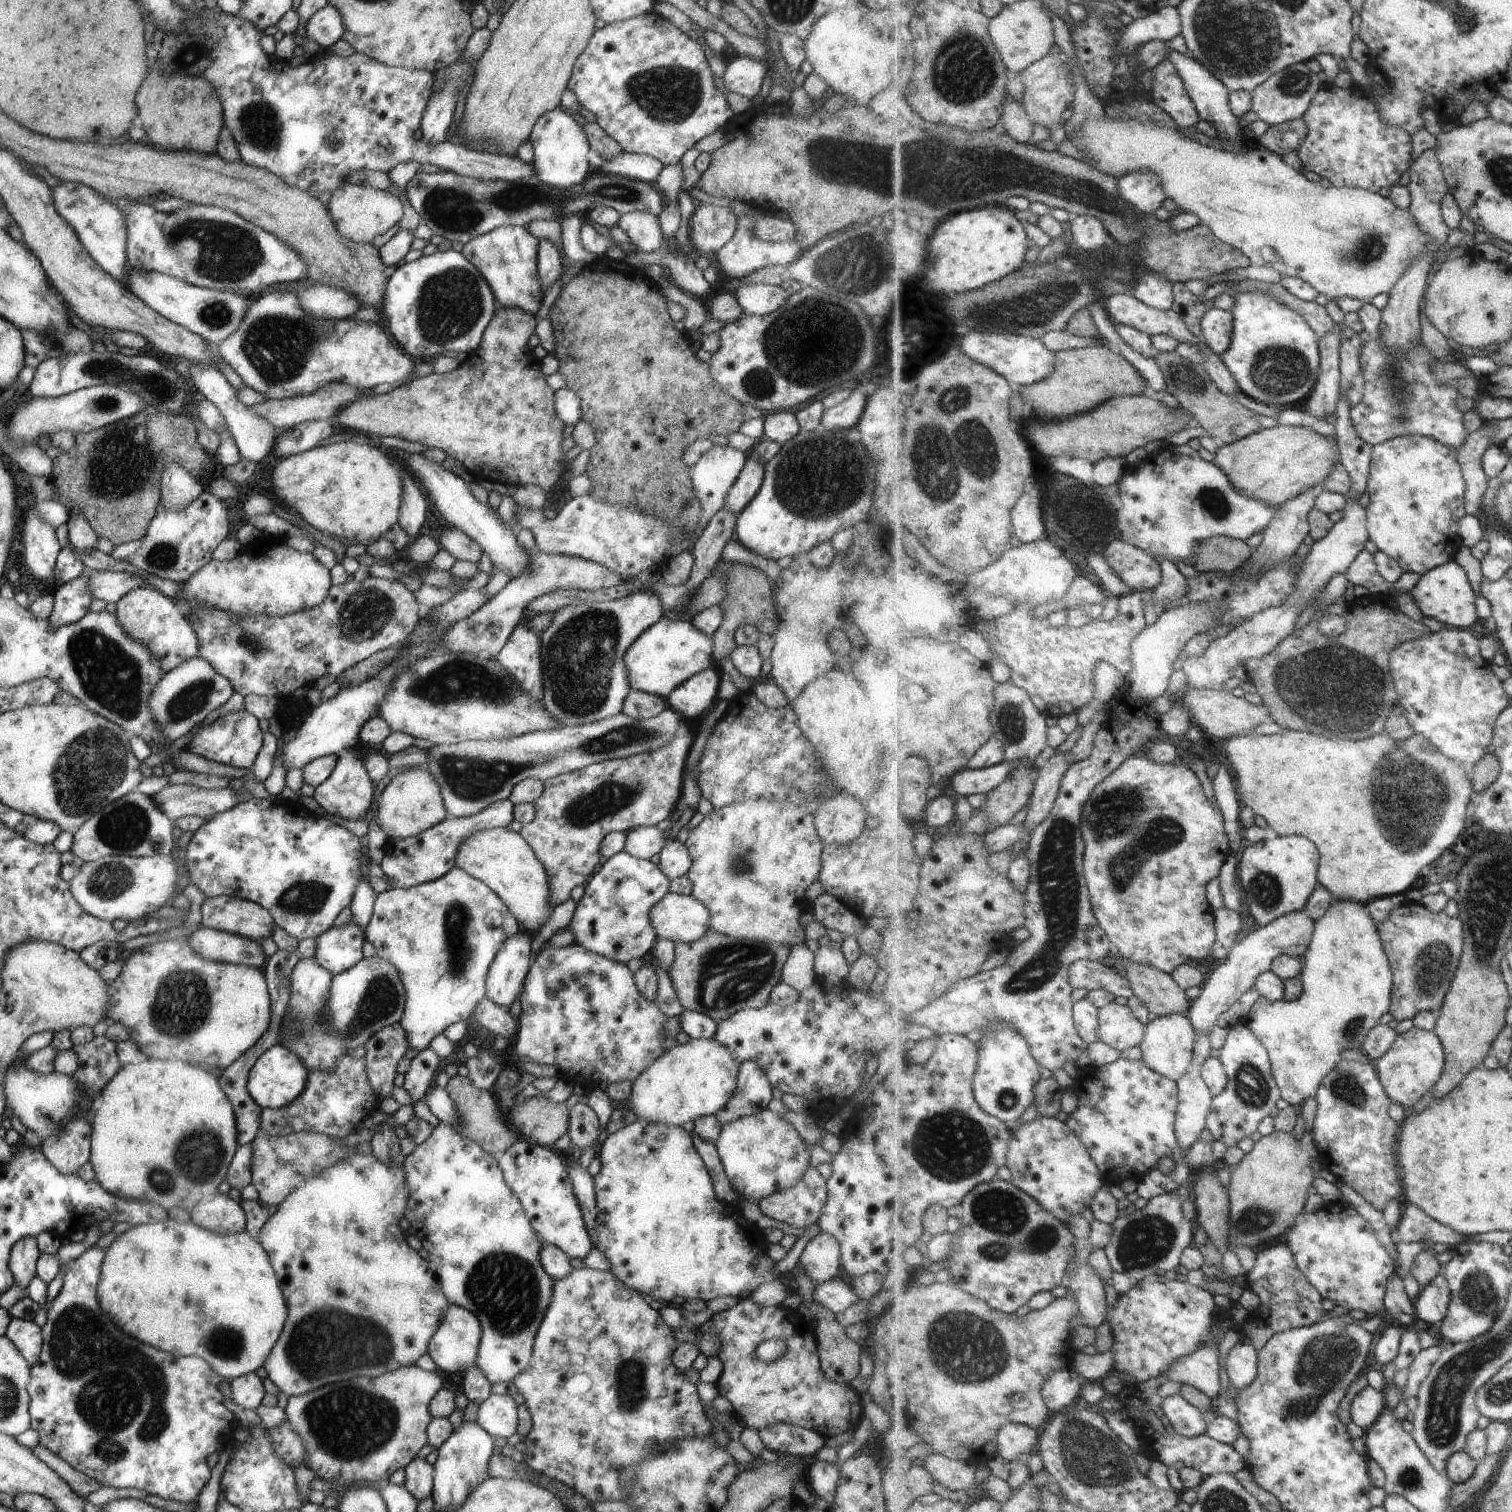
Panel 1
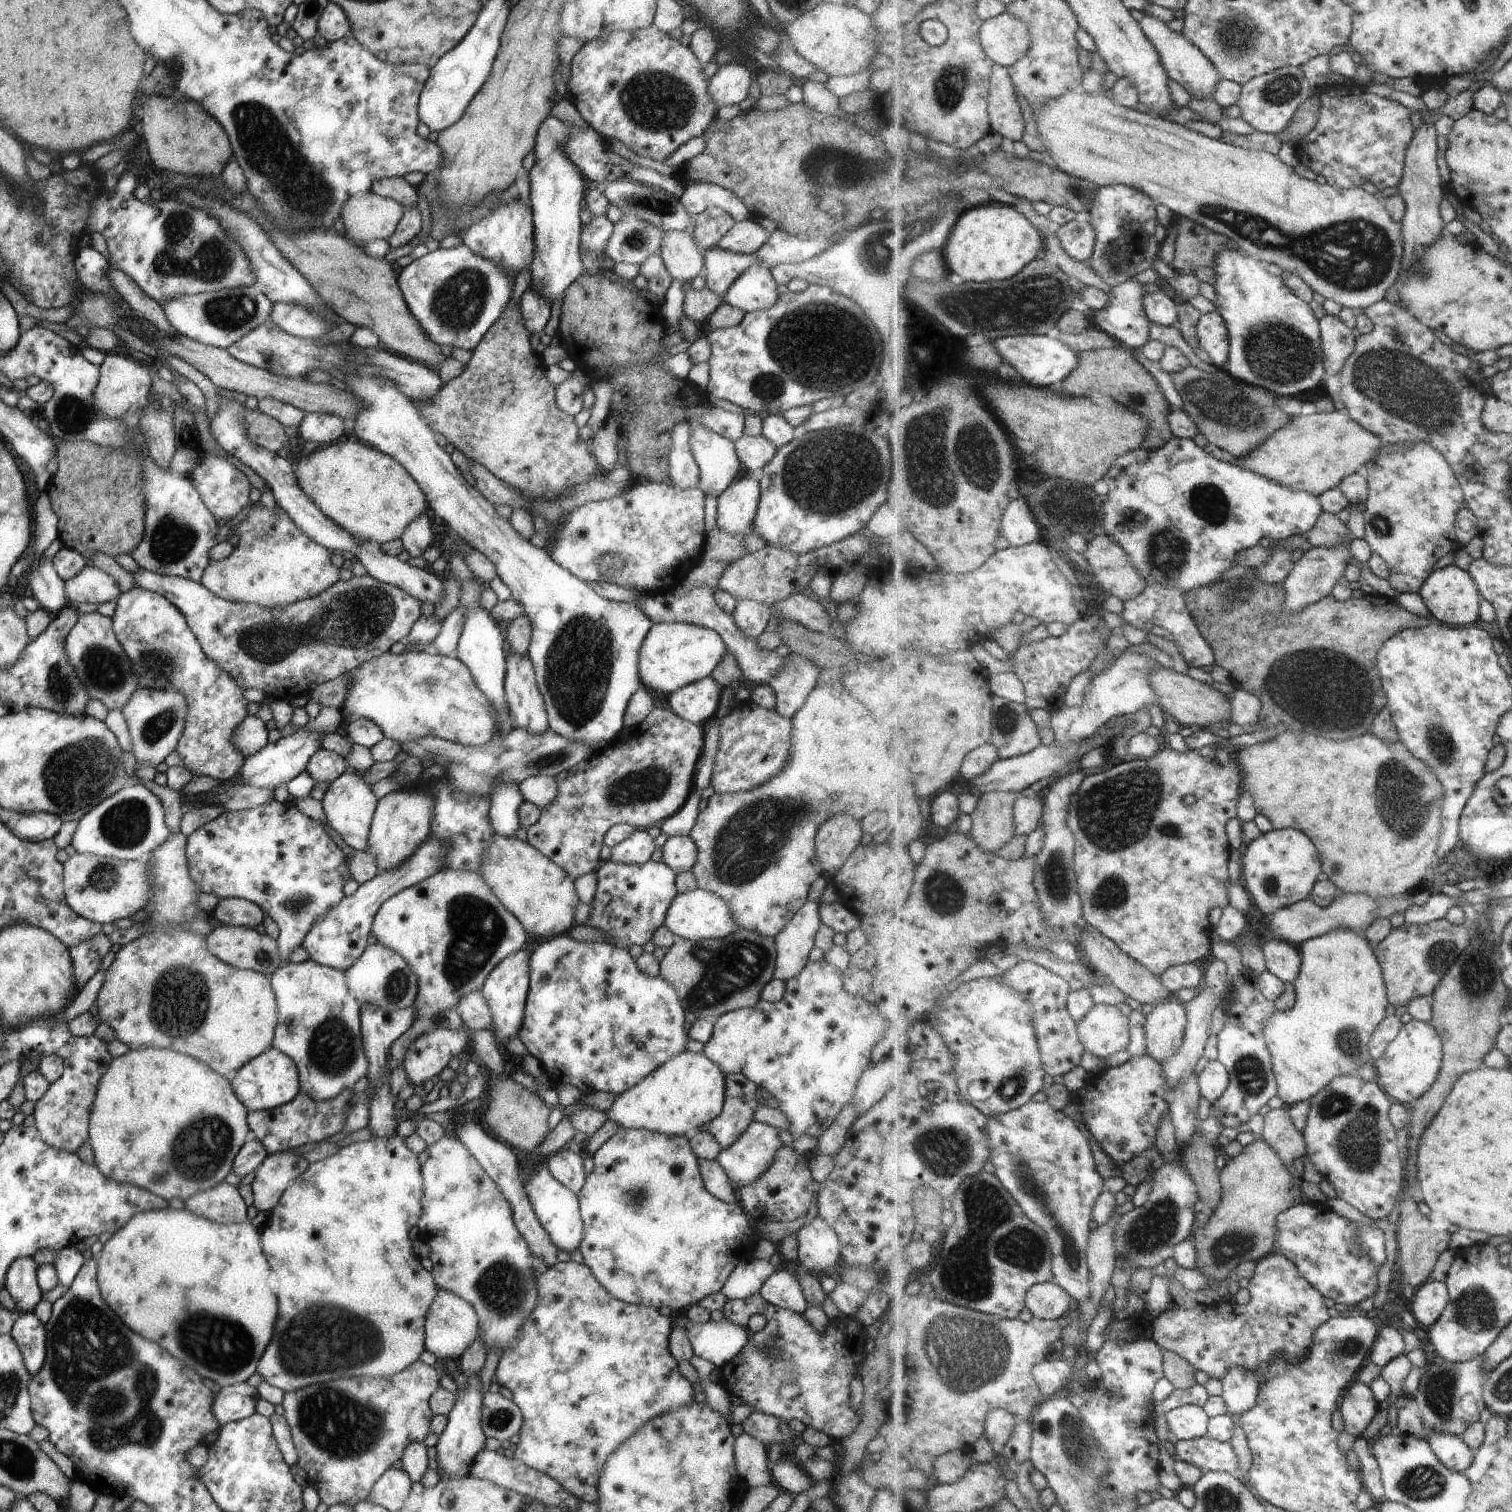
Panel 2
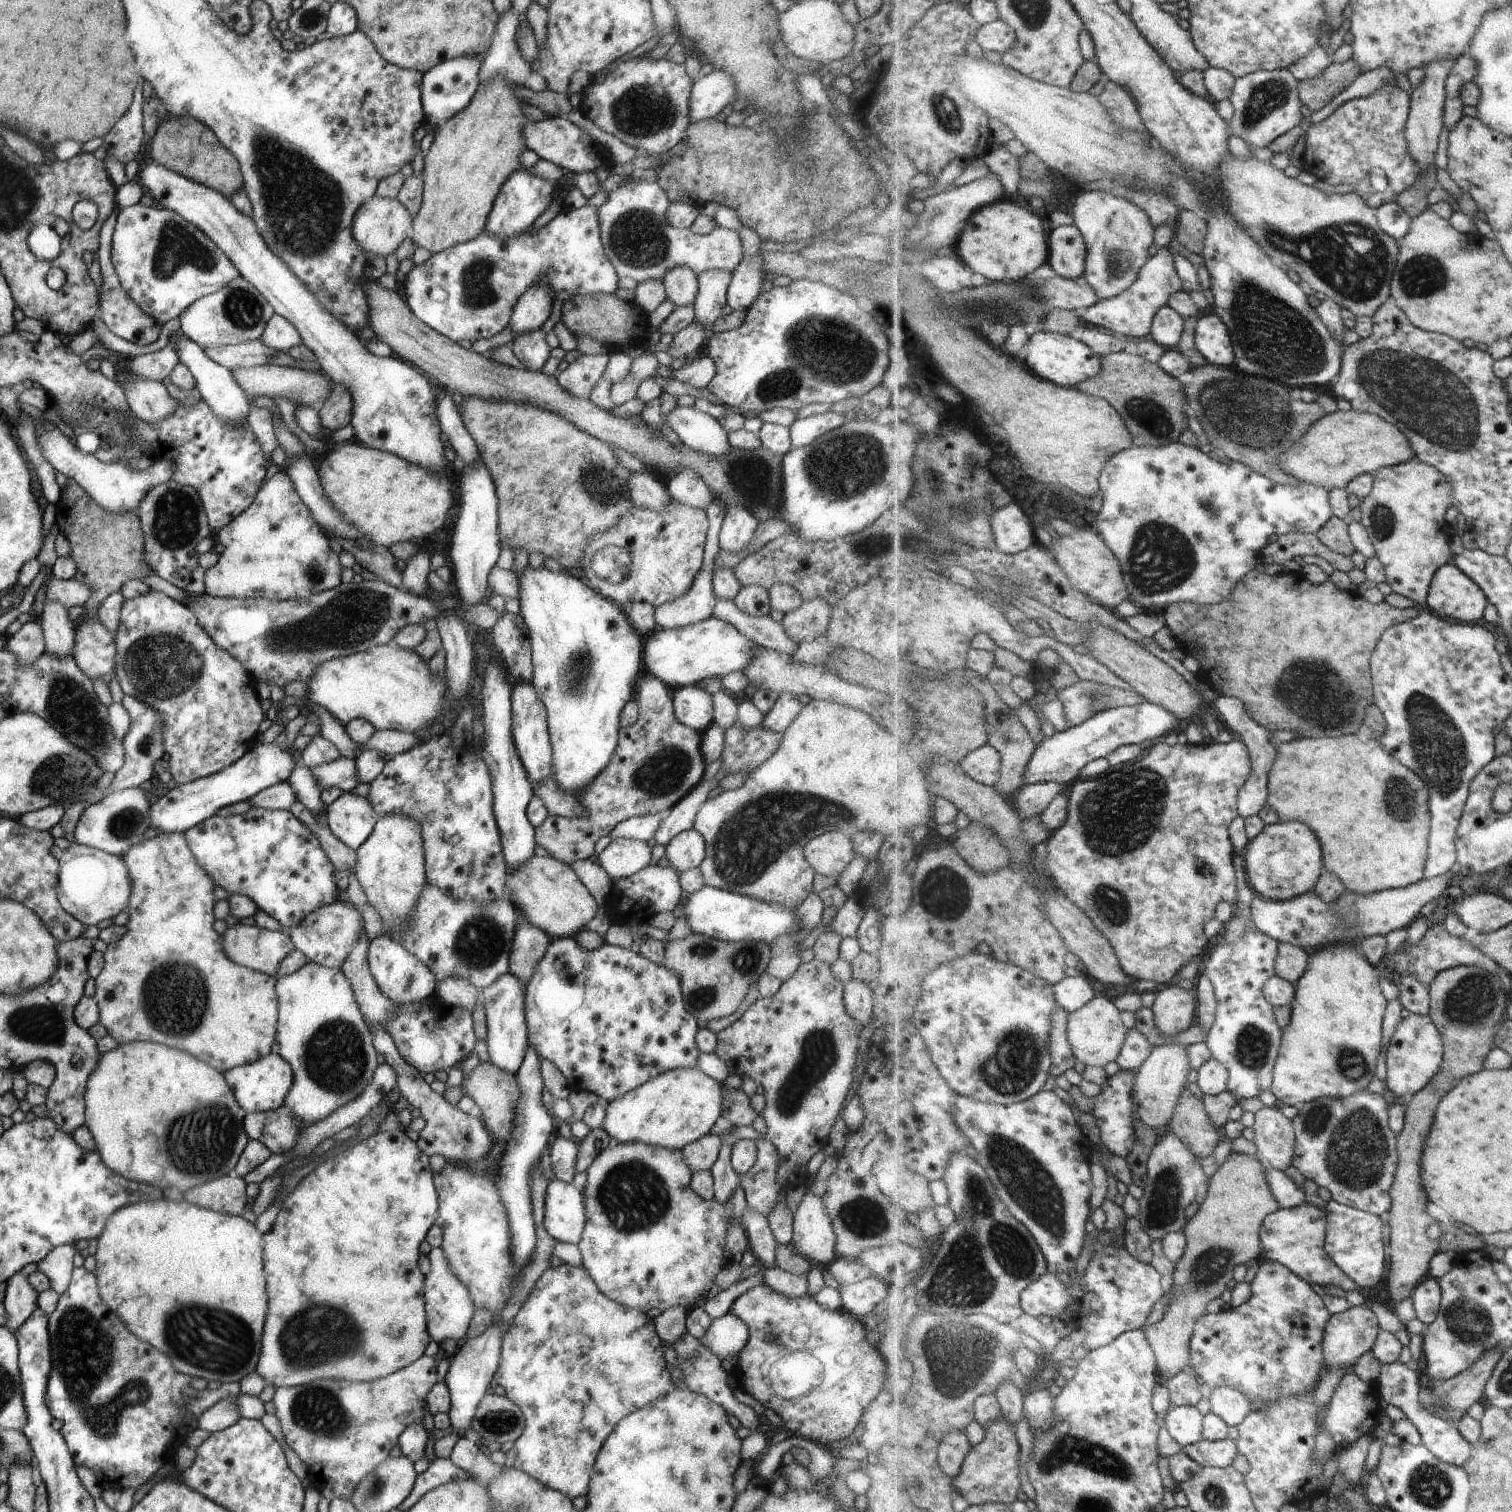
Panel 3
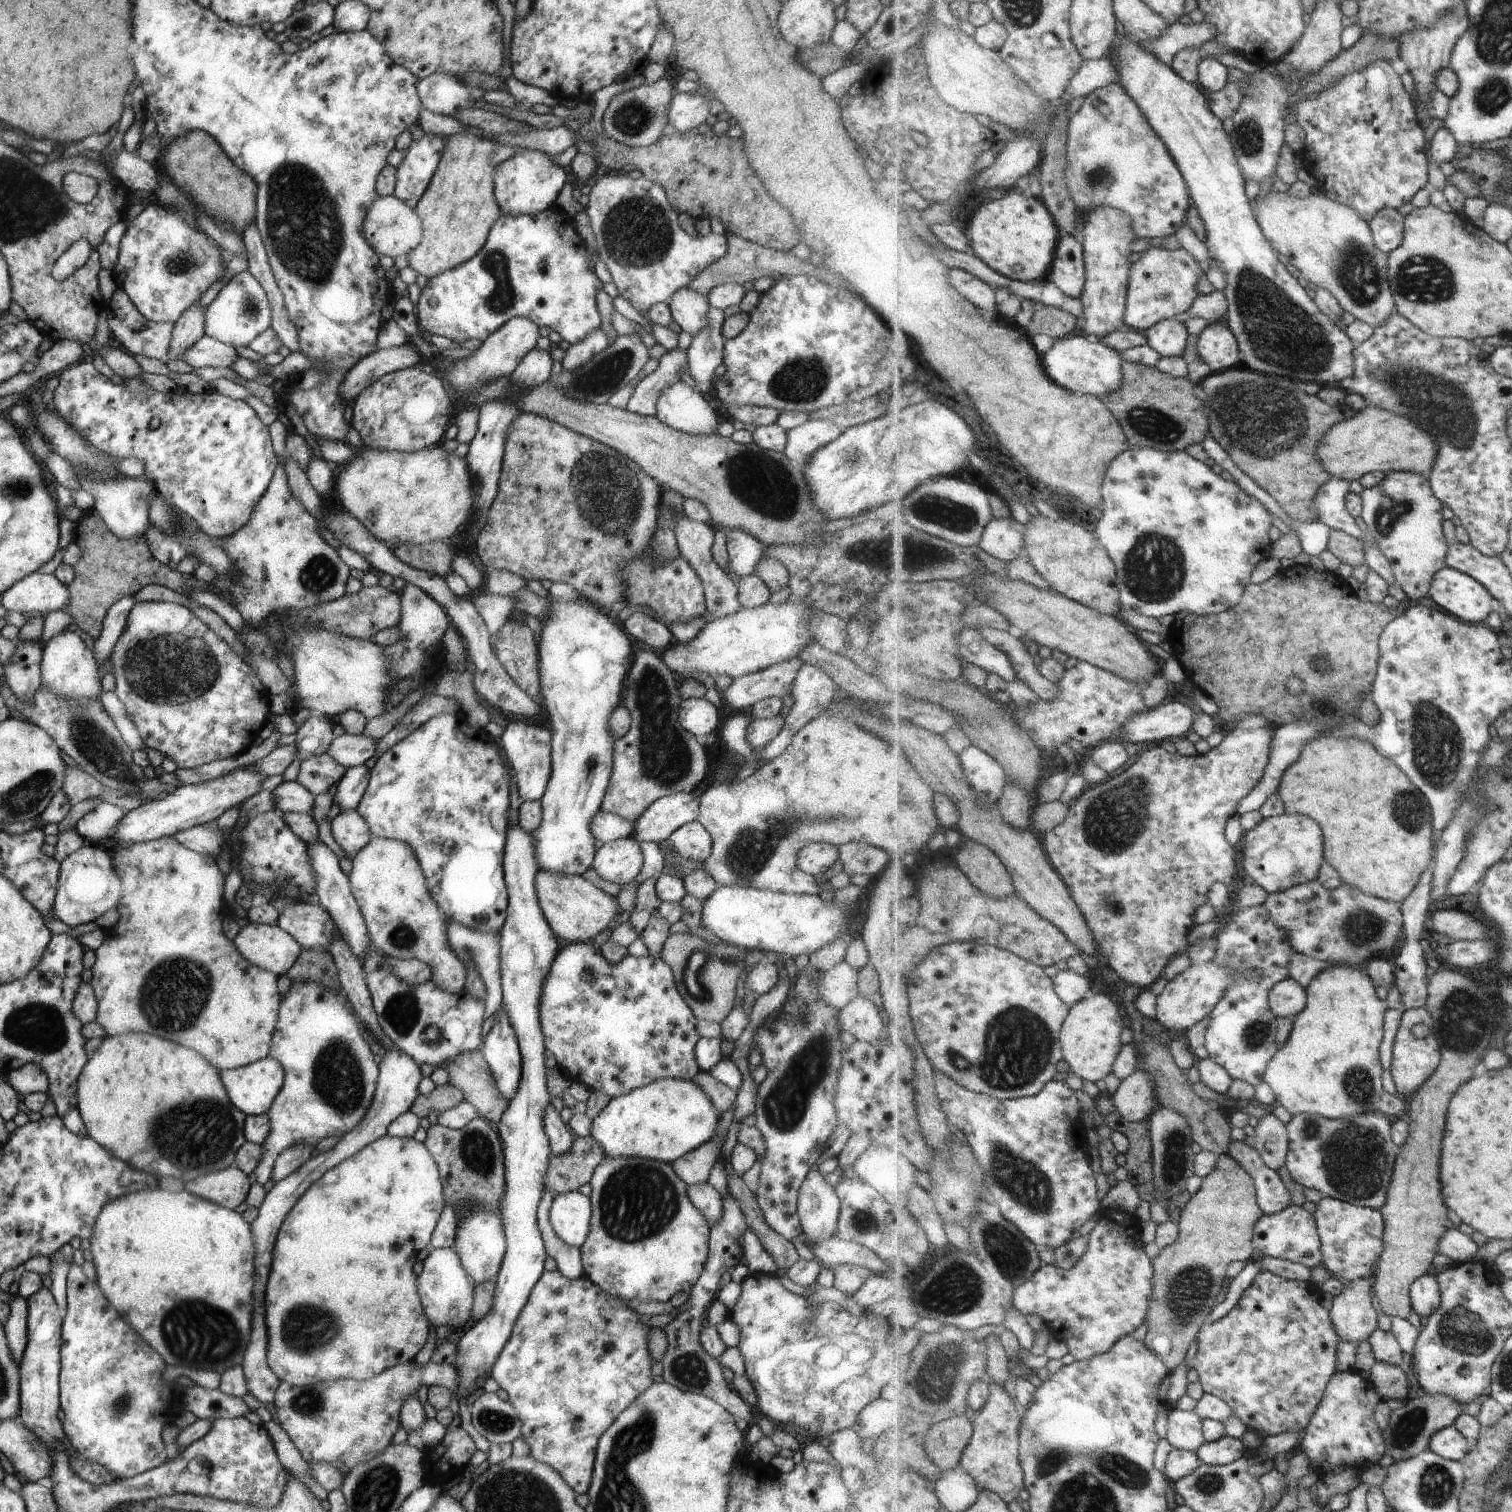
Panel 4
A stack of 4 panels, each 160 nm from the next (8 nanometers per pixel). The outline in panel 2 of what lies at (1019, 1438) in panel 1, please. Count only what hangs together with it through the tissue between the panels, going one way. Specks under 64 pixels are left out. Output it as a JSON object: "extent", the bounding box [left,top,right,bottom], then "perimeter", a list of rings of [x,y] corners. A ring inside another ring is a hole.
{"extent":[985,1409,1016,1456],"perimeter":[[[993,1409],[986,1416],[985,1436],[997,1456],[1003,1454],[1016,1425],[1016,1416],[1005,1409]]]}

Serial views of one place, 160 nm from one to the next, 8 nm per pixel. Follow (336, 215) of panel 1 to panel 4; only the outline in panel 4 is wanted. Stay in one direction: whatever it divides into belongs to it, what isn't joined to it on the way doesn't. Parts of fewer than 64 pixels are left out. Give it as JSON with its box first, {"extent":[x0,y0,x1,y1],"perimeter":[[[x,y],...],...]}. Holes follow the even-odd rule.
{"extent":[363,195,422,259],"perimeter":[[[392,195],[378,196],[368,207],[363,220],[363,238],[379,257],[388,256],[395,259],[396,256],[406,255],[419,244],[421,234],[422,227],[415,211]]]}

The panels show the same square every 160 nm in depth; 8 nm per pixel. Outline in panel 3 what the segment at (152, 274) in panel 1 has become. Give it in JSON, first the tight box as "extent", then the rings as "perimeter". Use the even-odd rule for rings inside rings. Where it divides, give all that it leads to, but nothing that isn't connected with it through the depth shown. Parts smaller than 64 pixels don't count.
{"extent":[177,276,273,349],"perimeter":[[[237,276],[223,288],[195,299],[177,318],[180,320],[179,331],[204,349],[235,345],[259,337],[273,313],[272,306],[261,293],[243,277]]]}

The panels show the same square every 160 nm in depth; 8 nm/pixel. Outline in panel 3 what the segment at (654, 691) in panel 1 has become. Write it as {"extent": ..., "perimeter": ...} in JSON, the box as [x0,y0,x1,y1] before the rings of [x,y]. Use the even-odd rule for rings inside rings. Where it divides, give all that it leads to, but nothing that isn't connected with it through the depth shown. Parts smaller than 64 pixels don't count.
{"extent":[643,617,757,686],"perimeter":[[[709,617],[687,624],[681,628],[658,628],[647,637],[643,646],[643,666],[646,672],[659,678],[665,686],[693,685],[703,678],[723,678],[730,672],[741,672],[749,660],[751,652],[757,644],[749,638],[745,638],[741,632],[722,620]]]}

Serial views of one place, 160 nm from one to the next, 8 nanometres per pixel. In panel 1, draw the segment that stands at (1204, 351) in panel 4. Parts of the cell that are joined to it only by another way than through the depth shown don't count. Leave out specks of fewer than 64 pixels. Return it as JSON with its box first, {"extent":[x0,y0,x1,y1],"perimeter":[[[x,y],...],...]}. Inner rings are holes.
{"extent":[1202,309,1234,356],"perimeter":[[[1209,309],[1202,320],[1205,342],[1221,356],[1230,348],[1234,336],[1234,314],[1231,310]]]}

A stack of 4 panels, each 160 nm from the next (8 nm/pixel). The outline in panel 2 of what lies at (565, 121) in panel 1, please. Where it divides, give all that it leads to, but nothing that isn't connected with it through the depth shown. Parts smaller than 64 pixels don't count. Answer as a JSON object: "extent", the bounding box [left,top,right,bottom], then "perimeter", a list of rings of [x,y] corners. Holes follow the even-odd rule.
{"extent":[528,116,588,305],"perimeter":[[[551,116],[544,118],[534,136],[532,152],[535,160],[528,170],[530,209],[534,226],[530,285],[539,289],[548,298],[550,305],[555,297],[564,294],[564,290],[575,278],[586,272],[579,257],[578,234],[581,226],[579,211],[583,207],[582,200],[588,183],[581,171],[567,158],[563,144],[567,135],[568,125],[564,122]]]}

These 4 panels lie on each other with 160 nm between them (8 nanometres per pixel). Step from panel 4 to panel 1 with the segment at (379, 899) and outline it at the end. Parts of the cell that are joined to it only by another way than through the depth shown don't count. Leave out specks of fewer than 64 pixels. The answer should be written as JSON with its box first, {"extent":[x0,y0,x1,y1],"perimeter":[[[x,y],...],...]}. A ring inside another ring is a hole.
{"extent":[377,767,518,1043],"perimeter":[[[419,767],[407,769],[392,777],[377,800],[378,826],[386,834],[387,840],[413,836],[447,816],[439,785],[427,769],[421,770]],[[483,997],[477,1005],[475,1005],[472,1016],[485,1030],[494,1034],[494,1036],[502,1036],[509,1043],[515,1042],[512,1035],[517,1036],[518,1024],[515,1019],[509,1015],[509,1011],[503,1007],[493,1004],[487,997]]]}

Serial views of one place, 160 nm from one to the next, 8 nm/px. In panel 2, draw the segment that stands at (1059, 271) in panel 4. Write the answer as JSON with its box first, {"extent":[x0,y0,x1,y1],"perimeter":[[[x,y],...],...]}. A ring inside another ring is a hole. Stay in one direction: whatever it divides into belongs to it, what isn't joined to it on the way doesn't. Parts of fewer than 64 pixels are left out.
{"extent":[1055,220,1097,262],"perimeter":[[[1089,220],[1071,221],[1065,226],[1056,228],[1055,233],[1061,247],[1074,260],[1083,262],[1093,256],[1097,232]]]}

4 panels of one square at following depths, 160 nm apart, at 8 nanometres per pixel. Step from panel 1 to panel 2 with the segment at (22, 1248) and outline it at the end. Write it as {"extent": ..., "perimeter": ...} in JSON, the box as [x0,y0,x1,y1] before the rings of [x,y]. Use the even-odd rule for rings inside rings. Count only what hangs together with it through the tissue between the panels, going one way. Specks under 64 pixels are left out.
{"extent":[4,1256,41,1314],"perimeter":[[[24,1256],[14,1258],[7,1267],[4,1287],[15,1301],[15,1311],[18,1314],[32,1312],[40,1301],[41,1291],[36,1281],[36,1266],[32,1256]]]}

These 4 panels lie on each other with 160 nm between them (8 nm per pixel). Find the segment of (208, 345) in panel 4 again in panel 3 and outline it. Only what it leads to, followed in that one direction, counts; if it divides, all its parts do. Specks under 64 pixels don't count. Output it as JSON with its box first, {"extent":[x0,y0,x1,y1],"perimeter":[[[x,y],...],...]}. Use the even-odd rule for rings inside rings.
{"extent":[203,336,275,370],"perimeter":[[[260,336],[235,345],[211,346],[203,349],[204,355],[227,370],[233,367],[269,365],[275,349],[266,347]]]}

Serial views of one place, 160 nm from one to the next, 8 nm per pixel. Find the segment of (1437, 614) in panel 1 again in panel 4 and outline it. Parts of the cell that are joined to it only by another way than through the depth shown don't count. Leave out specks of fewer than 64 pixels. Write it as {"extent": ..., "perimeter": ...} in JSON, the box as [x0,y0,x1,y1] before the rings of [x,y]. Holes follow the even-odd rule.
{"extent":[1429,567,1495,625],"perimeter":[[[1450,567],[1435,574],[1429,596],[1448,614],[1465,623],[1485,625],[1491,612],[1495,612],[1495,596],[1473,576]]]}

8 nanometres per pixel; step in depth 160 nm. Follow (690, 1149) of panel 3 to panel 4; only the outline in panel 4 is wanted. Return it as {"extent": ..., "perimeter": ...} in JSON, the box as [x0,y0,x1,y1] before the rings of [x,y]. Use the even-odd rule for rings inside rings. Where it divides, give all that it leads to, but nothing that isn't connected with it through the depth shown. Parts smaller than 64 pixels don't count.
{"extent":[670,1106,734,1186],"perimeter":[[[734,1106],[728,1112],[719,1114],[714,1134],[706,1142],[670,1163],[675,1175],[686,1186],[707,1183],[711,1168],[718,1156],[718,1149],[726,1138],[730,1122],[734,1119],[733,1110]]]}

